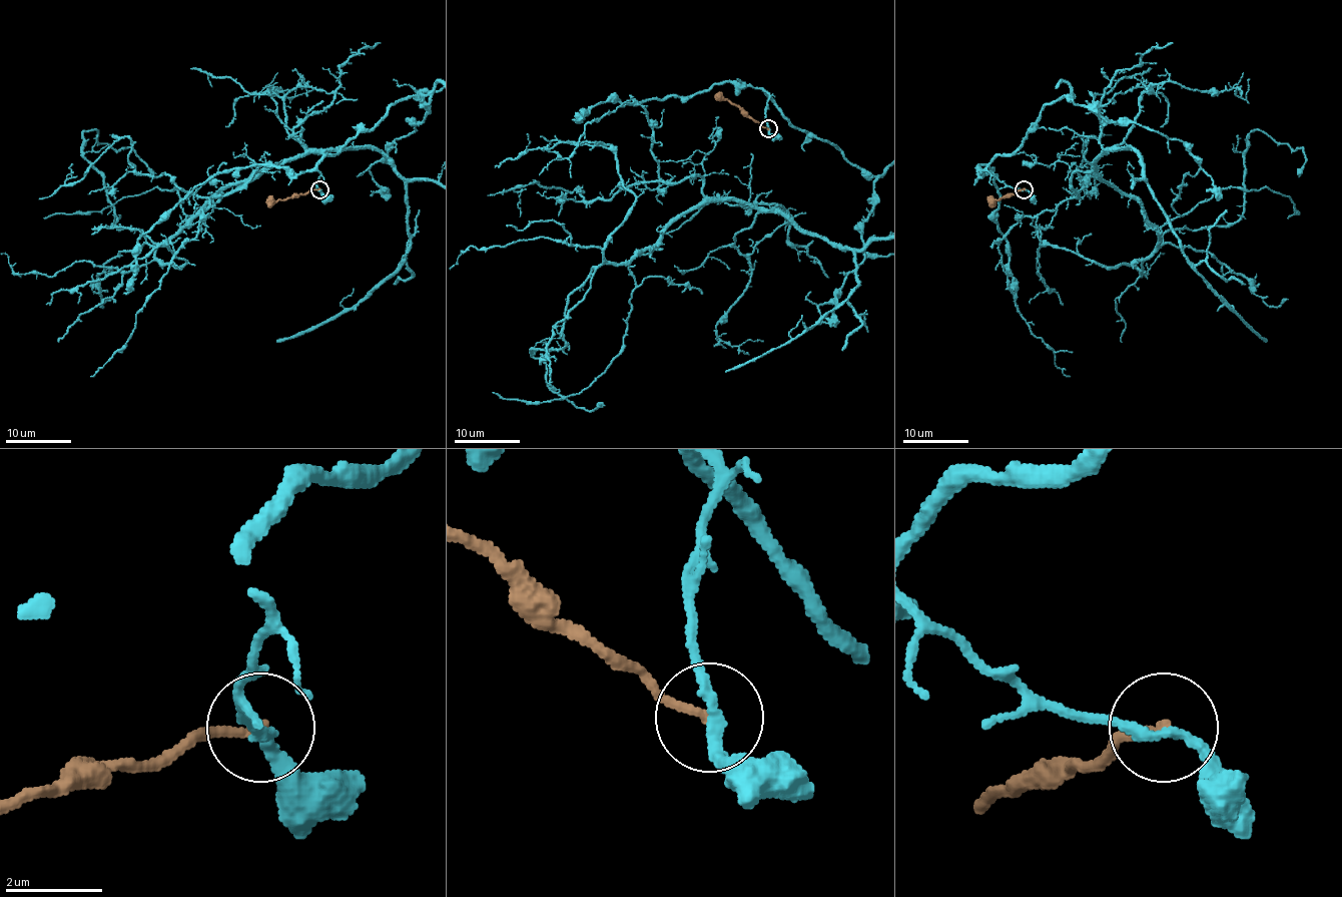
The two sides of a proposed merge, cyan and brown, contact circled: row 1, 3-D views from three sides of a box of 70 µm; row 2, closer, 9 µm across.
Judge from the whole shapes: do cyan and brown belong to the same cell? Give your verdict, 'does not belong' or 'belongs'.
does not belong

